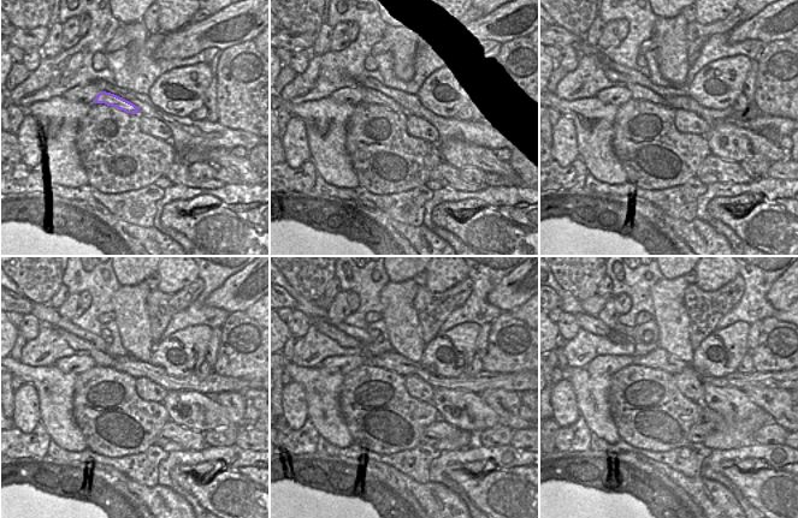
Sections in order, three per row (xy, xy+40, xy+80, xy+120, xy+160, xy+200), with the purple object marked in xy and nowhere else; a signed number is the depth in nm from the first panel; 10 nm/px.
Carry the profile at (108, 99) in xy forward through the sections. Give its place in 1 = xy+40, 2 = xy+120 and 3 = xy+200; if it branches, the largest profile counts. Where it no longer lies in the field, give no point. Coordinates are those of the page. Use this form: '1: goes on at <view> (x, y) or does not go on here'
1: goes on at xy+40 (370, 95)
2: goes on at xy+120 (101, 358)
3: goes on at xy+200 (592, 325)

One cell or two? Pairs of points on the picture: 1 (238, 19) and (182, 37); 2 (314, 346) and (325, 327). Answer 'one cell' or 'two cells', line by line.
1: one cell
2: two cells

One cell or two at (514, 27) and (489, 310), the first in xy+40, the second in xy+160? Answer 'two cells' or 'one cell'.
two cells

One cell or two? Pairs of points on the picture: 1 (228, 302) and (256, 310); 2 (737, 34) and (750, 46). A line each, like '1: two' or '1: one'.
1: two
2: two

